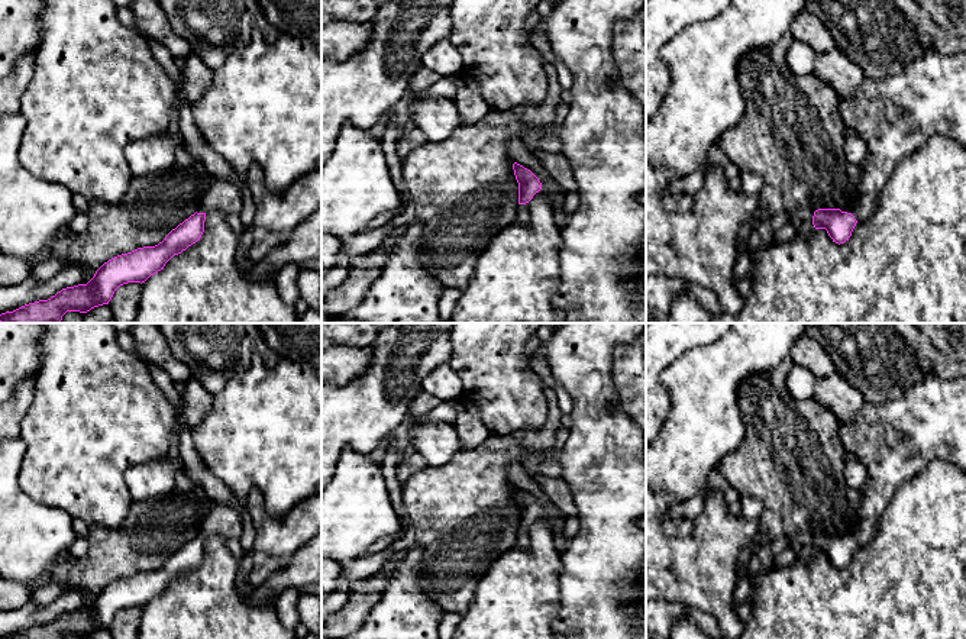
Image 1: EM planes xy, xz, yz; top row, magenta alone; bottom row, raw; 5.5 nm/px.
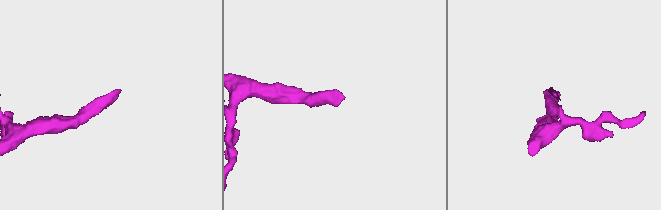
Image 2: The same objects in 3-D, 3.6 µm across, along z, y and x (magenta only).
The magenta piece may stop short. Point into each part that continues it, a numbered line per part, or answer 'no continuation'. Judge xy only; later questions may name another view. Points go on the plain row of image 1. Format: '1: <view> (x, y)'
1: xy (223, 520)

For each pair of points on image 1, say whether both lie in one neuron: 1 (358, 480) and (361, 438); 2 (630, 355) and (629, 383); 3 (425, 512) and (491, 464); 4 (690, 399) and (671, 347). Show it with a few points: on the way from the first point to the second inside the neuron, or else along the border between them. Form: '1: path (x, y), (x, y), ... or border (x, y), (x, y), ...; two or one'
1: border (368, 455), (358, 454), (345, 447), (336, 465); two
2: path (630, 362), (630, 376); one
3: path (440, 512), (475, 480); one
4: border (706, 345), (687, 351), (661, 374); two

